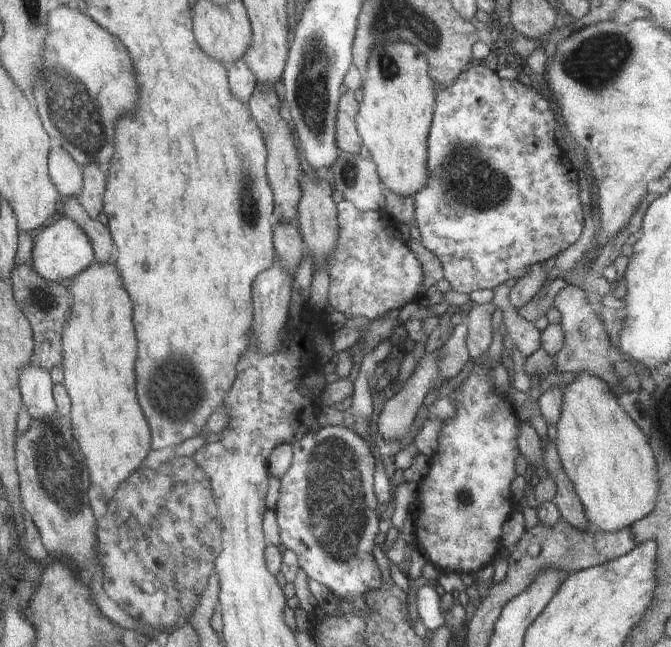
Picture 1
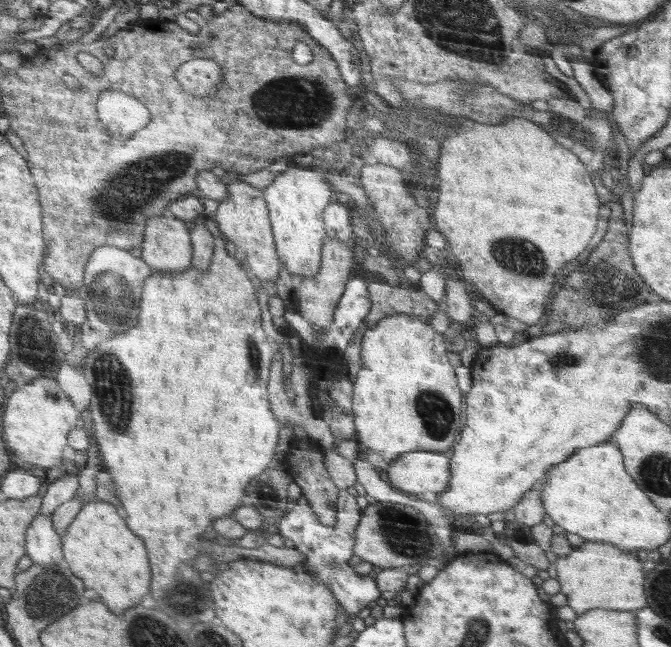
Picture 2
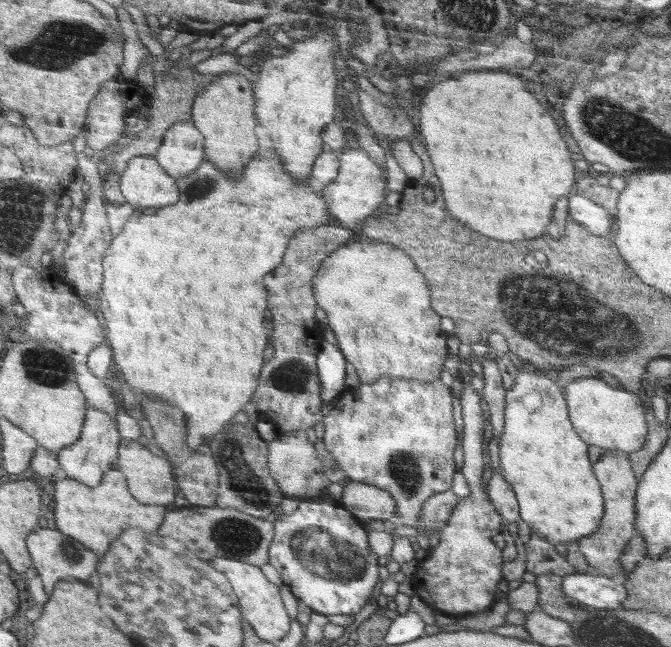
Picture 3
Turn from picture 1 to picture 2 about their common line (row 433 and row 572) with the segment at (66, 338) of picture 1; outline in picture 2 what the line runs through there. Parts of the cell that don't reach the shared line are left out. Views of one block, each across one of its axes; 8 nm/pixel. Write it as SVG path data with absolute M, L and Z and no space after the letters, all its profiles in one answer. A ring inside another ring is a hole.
M94 500L83 504L74 522L67 528L66 534L62 537L63 558L68 562L70 570L75 573L86 585L88 590L95 590L100 600L112 608L112 612L124 612L136 602L140 602L150 586L150 566L144 550L144 542L140 535L128 528L126 520L119 513L119 510L112 503L101 500Z

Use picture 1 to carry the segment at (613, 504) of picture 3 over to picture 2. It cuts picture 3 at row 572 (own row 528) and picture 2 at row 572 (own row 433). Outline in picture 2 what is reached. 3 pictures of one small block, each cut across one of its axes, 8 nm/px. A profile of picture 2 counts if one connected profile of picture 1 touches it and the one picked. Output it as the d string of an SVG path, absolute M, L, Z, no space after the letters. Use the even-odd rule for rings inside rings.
M586 541L580 546L575 547L570 554L558 557L554 562L557 570L558 582L560 583L560 595L565 595L568 600L568 606L576 612L577 615L584 612L594 611L602 608L604 610L614 611L637 611L646 607L646 598L644 598L644 570L643 562L632 551L624 551L614 544Z

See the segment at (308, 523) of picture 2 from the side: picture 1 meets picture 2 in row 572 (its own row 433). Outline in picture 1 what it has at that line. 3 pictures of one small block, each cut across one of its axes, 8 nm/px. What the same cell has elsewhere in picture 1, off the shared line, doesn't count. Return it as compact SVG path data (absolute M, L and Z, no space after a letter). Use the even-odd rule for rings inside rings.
M327 425L310 432L292 446L293 463L280 479L275 509L281 544L286 546L288 552L297 554L293 561L306 572L309 579L327 586L338 598L348 599L359 613L365 613L368 592L382 584L380 569L372 556L372 548L377 544L374 538L378 536L378 504L372 490L376 462L372 450L366 439L342 425Z

